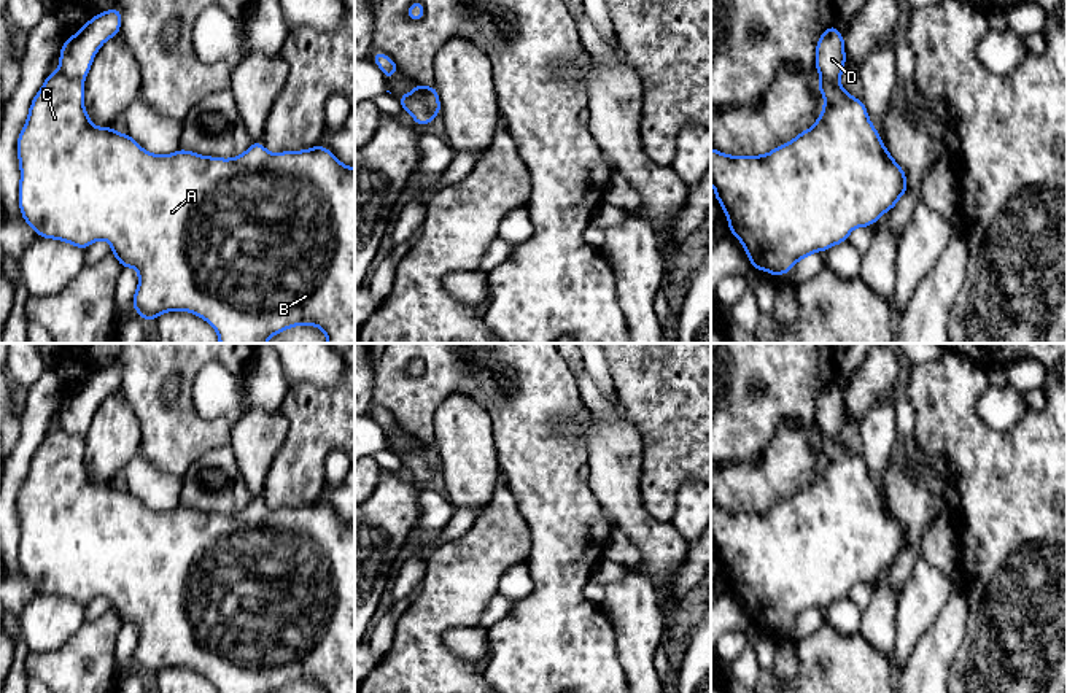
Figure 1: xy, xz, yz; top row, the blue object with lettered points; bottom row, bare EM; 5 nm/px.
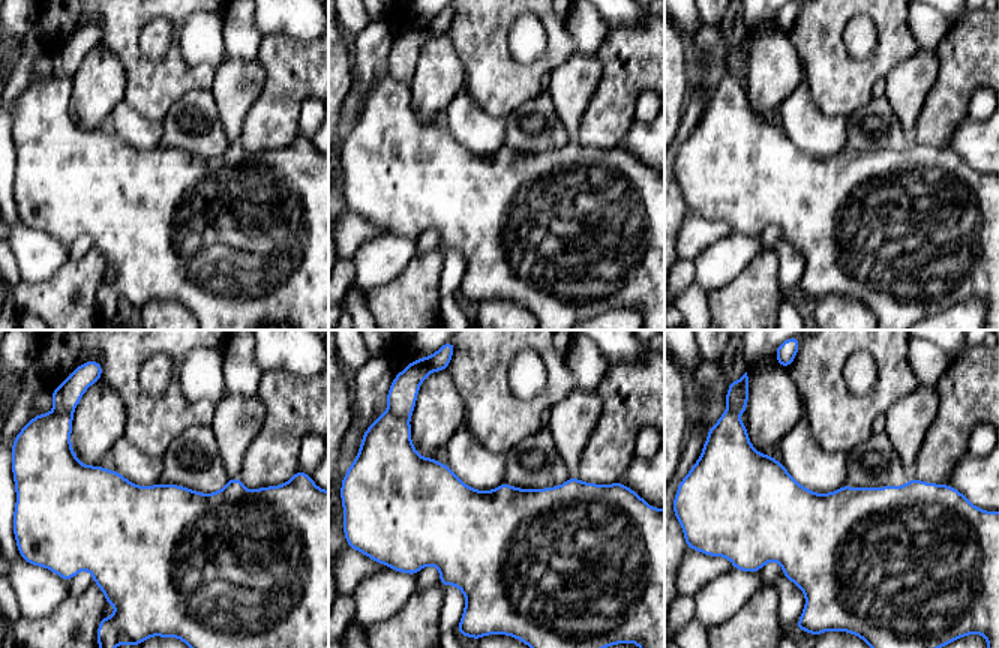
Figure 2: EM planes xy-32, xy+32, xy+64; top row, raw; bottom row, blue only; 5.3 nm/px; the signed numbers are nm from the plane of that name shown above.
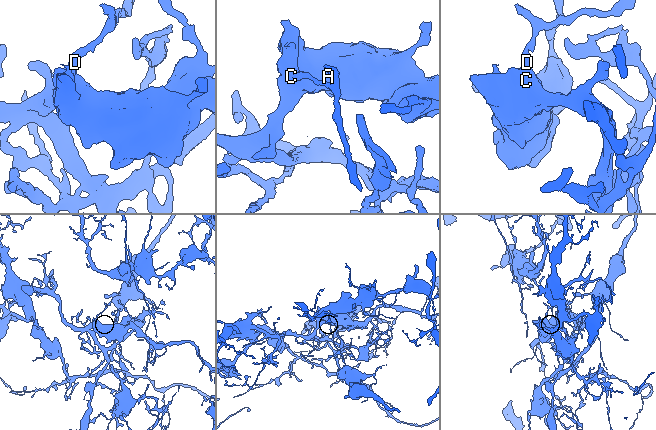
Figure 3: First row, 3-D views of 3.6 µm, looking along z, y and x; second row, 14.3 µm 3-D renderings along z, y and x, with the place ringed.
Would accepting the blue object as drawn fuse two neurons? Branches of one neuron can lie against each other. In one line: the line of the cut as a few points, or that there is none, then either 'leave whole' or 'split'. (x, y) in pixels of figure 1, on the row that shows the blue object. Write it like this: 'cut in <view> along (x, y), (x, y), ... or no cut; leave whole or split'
cut in xy along (58, 70), (83, 81); split

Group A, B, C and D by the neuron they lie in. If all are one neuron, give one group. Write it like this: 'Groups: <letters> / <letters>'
Groups: A B C / D

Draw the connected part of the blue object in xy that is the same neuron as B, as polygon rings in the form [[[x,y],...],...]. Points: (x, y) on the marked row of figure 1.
[[[51,72],[33,97],[25,124],[17,137],[19,210],[24,221],[41,238],[67,242],[86,250],[95,240],[107,240],[121,267],[138,272],[138,286],[132,307],[145,321],[154,321],[165,312],[189,312],[205,319],[218,334],[219,343],[267,343],[275,334],[294,326],[315,326],[326,334],[328,343],[355,343],[355,167],[343,165],[326,146],[301,151],[269,153],[261,141],[237,157],[223,159],[178,149],[172,154],[153,154],[129,134],[92,124],[84,108],[84,81]]]

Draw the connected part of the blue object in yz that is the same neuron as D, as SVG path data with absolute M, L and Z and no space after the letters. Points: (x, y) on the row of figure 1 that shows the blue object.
M833 24L817 40L814 67L822 78L838 81L843 75L844 64L844 37Z

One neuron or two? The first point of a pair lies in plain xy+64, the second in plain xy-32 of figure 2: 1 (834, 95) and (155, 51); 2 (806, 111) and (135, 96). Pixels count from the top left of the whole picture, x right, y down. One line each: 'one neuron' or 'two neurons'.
1: two neurons
2: two neurons

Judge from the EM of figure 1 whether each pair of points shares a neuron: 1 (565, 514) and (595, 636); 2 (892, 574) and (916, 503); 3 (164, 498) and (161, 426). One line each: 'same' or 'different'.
1: same
2: same
3: different

